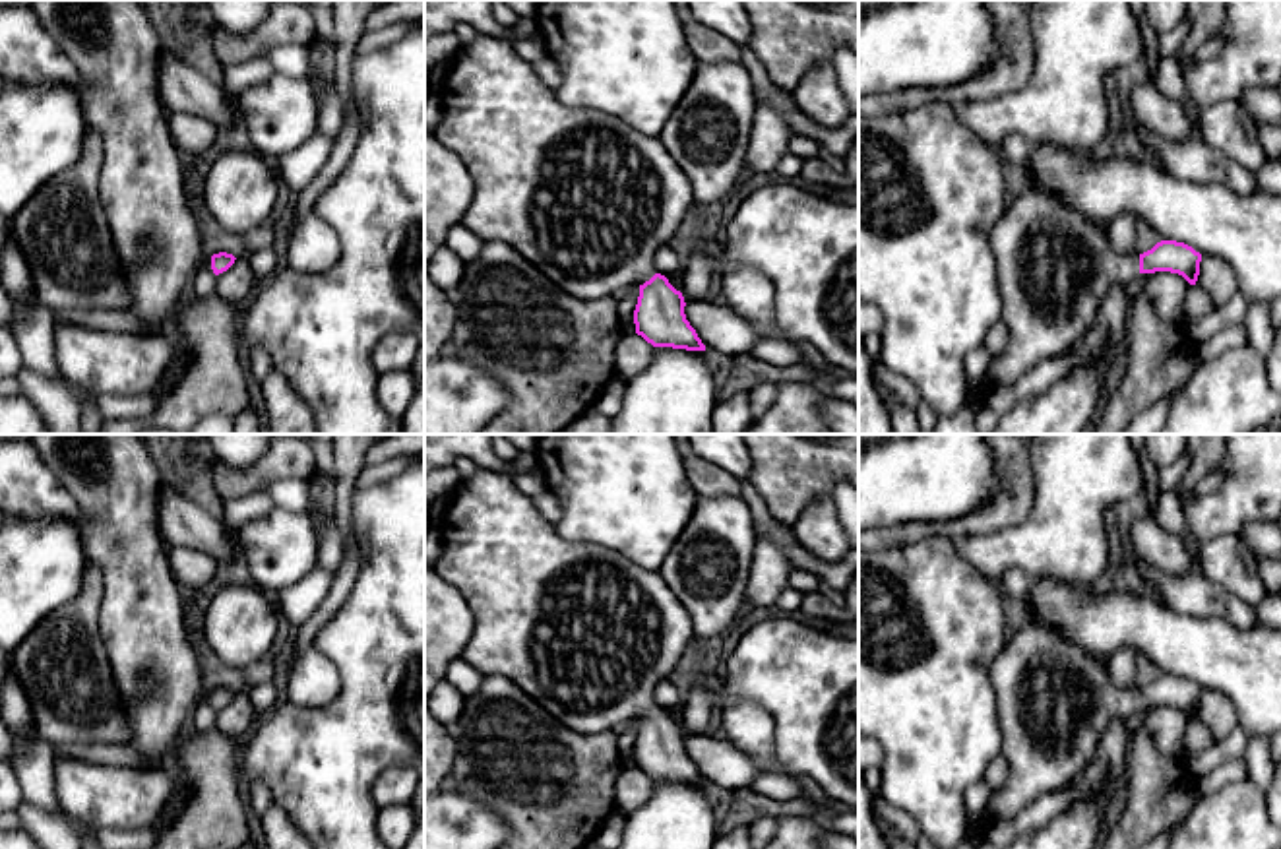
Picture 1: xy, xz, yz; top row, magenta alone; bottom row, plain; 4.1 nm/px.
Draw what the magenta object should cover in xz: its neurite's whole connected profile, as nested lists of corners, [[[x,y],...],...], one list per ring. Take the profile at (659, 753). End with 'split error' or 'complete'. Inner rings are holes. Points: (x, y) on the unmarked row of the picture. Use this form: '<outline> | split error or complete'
[[[481,467],[471,477],[459,477],[452,488],[438,531],[442,552],[432,568],[463,595],[475,618],[471,638],[459,655],[465,663],[483,675],[514,680],[556,721],[579,735],[597,735],[638,721],[634,744],[638,770],[653,781],[705,785],[686,754],[682,727],[653,700],[661,680],[676,678],[676,663],[694,638],[688,609],[659,572],[597,543],[562,539],[556,525],[541,516],[533,498],[516,487],[512,475]]] | split error

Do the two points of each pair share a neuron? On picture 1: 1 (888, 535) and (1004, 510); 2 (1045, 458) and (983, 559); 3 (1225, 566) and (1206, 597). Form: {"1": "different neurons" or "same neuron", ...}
{"1": "same neuron", "2": "same neuron", "3": "different neurons"}

